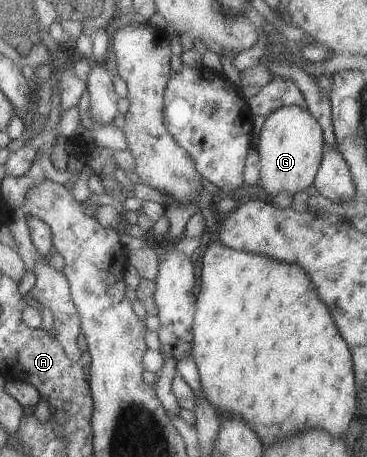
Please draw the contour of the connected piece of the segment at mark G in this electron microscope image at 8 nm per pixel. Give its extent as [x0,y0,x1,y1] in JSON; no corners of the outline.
[257,105,325,199]

